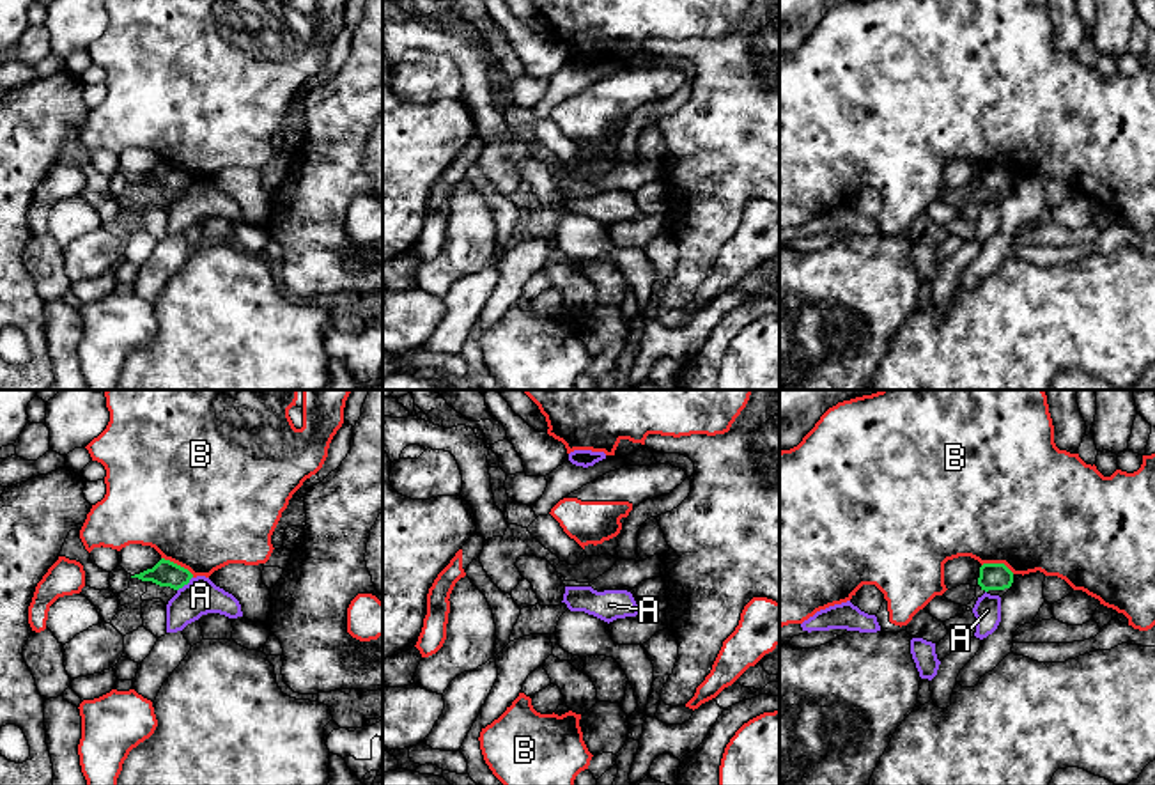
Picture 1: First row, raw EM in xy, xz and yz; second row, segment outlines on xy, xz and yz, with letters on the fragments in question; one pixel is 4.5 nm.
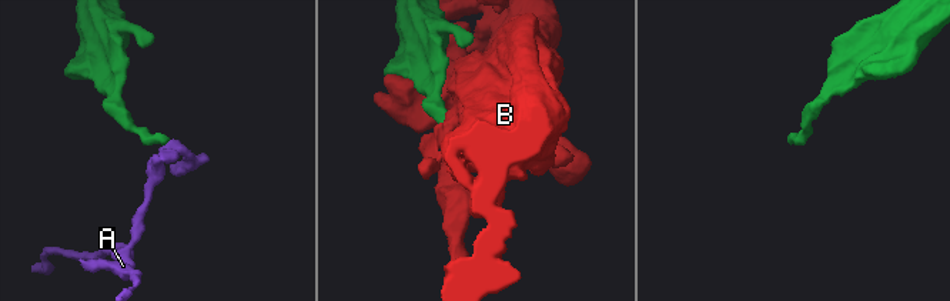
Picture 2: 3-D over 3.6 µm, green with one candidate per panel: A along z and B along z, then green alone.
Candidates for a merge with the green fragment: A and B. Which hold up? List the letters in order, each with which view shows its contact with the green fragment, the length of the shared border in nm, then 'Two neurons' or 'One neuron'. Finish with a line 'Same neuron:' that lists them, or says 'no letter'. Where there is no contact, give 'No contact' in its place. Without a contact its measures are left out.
A: Touches green in xy. Shared border 100 nm. Two neurons
B: Touches green in xy. Shared border 180 nm. Two neurons
Same neuron: no letter

